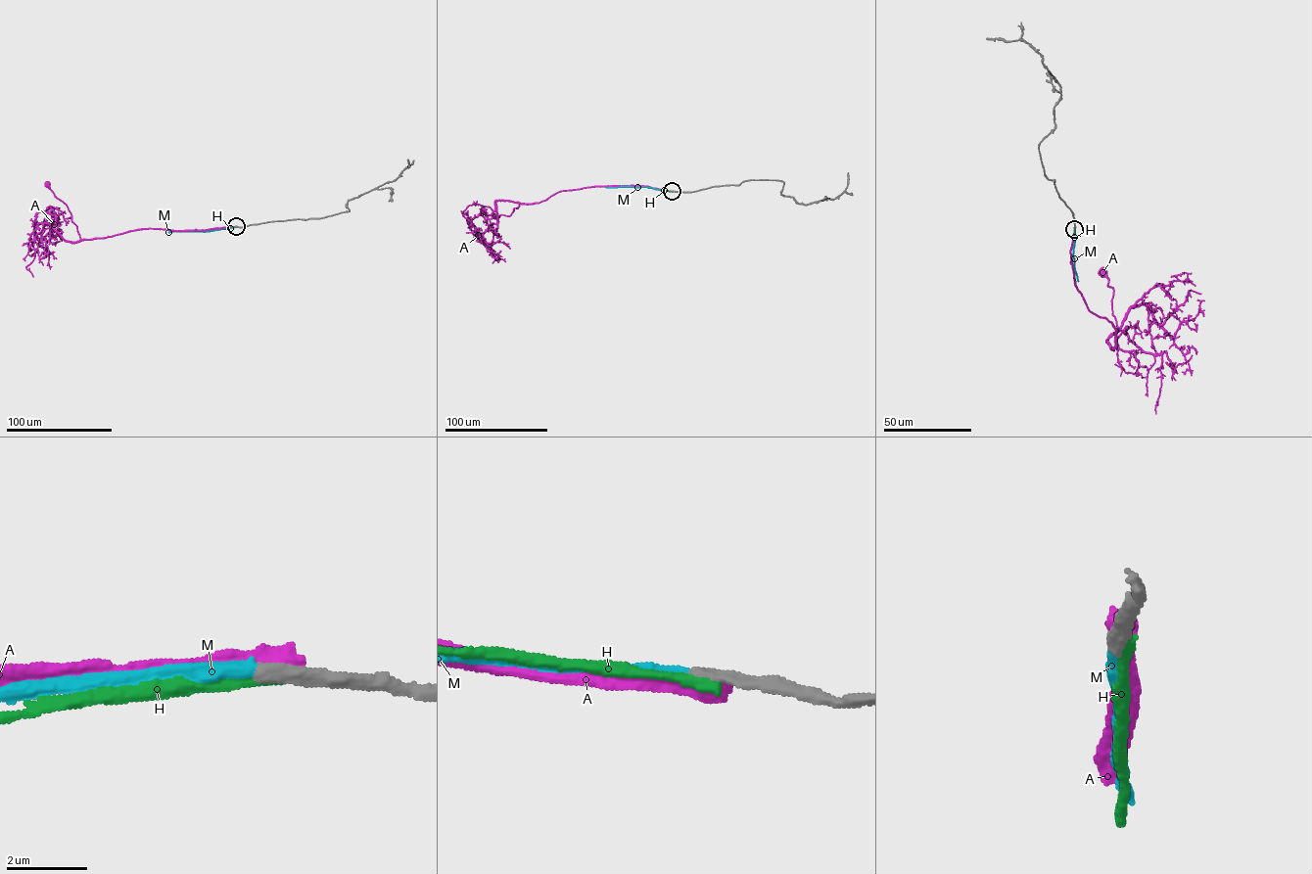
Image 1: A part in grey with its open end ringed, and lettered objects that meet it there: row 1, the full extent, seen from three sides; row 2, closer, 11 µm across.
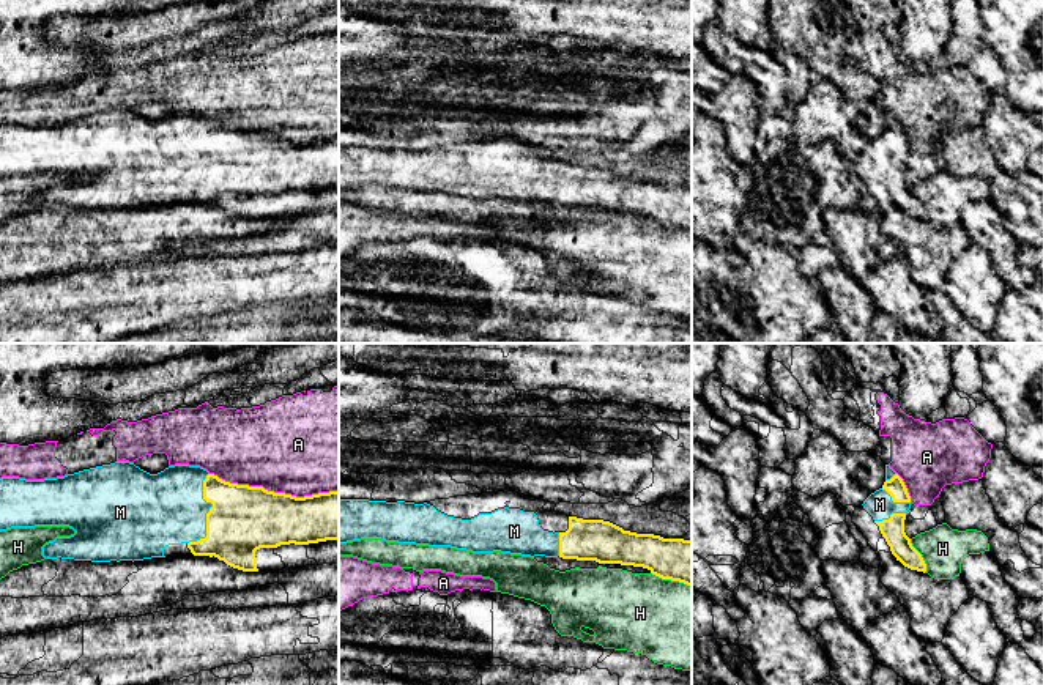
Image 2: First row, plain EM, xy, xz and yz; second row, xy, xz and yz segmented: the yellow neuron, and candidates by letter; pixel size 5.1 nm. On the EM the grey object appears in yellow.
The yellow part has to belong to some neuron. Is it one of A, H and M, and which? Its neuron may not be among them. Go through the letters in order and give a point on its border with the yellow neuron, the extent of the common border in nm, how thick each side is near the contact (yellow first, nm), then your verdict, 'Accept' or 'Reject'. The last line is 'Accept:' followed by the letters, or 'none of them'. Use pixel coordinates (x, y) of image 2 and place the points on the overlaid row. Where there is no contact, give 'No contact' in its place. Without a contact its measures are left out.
A: Touches yellow at xy (273, 492). Shared border 650 nm. Thickness 340 nm (yellow) against 480 nm. Reject
H: Touches yellow at yz (920, 556). Shared border 190 nm. Thickness 120 nm (yellow) against 220 nm. Reject
M: Touches yellow at xy (208, 512). Shared border 380 nm. Thickness 340 nm (yellow) against 380 nm. Accept
Accept: M

